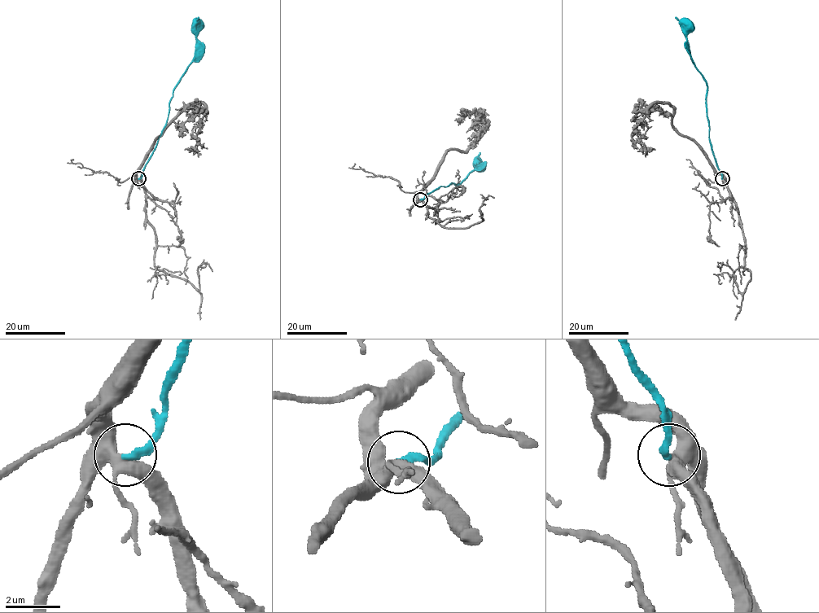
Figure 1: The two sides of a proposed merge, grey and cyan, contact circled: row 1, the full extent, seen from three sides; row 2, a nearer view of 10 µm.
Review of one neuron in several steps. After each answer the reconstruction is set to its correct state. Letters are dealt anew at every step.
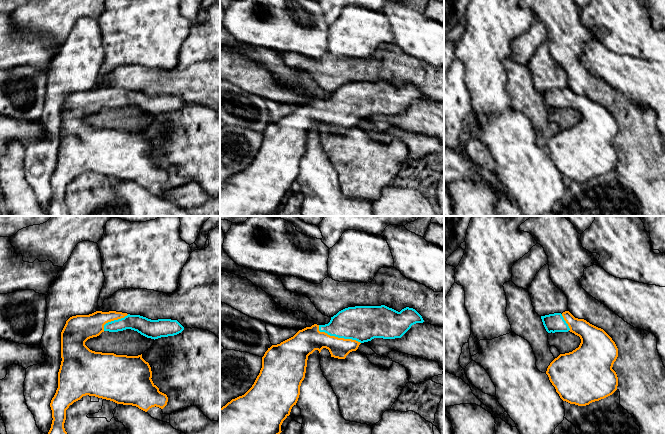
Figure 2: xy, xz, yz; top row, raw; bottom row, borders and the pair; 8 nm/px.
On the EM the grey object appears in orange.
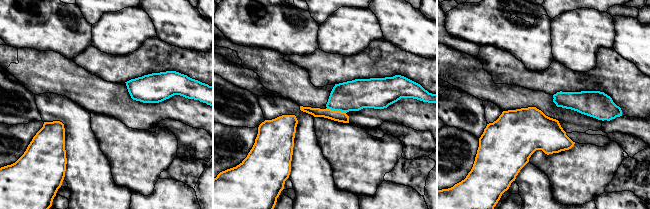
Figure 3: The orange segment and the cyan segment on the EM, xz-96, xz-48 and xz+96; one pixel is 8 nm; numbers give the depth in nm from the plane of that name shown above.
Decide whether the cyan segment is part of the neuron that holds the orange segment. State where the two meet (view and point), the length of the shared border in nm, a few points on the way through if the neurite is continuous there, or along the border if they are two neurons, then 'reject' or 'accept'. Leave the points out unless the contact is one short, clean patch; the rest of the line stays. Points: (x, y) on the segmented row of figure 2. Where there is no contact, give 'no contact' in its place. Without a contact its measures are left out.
meets orange in xz at (337, 337); contact 380 nm long; runs through xz (309, 339), (337, 337), (351, 326), (361, 323); accept

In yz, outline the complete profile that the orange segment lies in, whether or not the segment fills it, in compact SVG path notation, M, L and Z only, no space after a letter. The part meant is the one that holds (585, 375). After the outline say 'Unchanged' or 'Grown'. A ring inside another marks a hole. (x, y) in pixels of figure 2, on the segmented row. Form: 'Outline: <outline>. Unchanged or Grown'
Outline: M565 311L562 314L554 313L541 316L541 319L548 333L570 331L581 339L581 343L578 348L572 352L560 354L547 368L546 374L560 398L570 404L586 406L592 402L599 401L612 395L617 390L618 386L617 374L612 369L613 364L618 357L618 348L612 338L603 329L590 324L584 319L575 318L569 311Z. Grown

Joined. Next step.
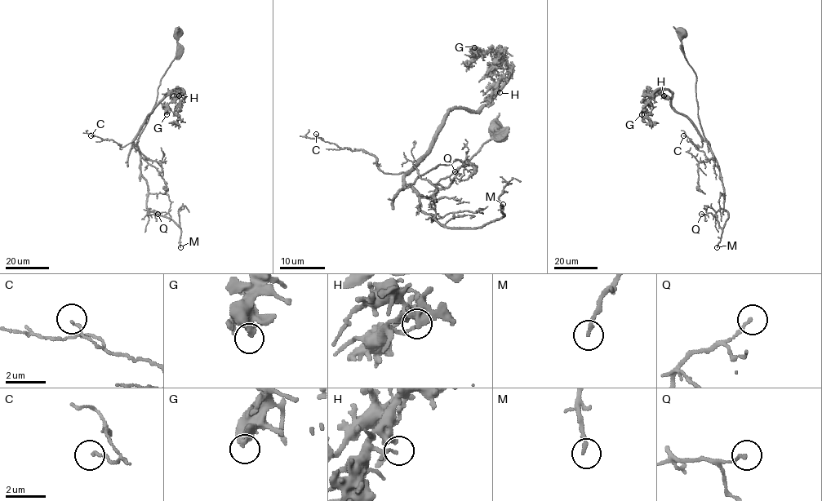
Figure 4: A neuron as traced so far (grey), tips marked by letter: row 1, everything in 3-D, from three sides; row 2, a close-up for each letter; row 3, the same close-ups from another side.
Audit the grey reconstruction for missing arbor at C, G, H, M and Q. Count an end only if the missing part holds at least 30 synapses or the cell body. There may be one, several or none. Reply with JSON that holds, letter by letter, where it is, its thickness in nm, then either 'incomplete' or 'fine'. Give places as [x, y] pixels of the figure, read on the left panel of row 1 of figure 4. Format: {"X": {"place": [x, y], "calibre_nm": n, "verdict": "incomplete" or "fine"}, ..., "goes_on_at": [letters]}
{"C": {"place": [91, 135], "calibre_nm": 100, "verdict": "fine"}, "G": {"place": [166, 114], "calibre_nm": 440, "verdict": "fine"}, "H": {"place": [179, 95], "calibre_nm": 150, "verdict": "fine"}, "M": {"place": [180, 247], "calibre_nm": 190, "verdict": "fine"}, "Q": {"place": [157, 214], "calibre_nm": 160, "verdict": "fine"}, "goes_on_at": []}

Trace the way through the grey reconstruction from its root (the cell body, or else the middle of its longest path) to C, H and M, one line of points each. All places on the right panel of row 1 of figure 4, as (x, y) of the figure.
C: (682, 33), (684, 55), (696, 77), (698, 114), (708, 144), (702, 141), (701, 147), (695, 145), (683, 135)
H: (682, 33), (708, 144), (672, 107), (670, 92), (654, 94), (664, 95)
M: (682, 33), (684, 55), (696, 77), (699, 125), (717, 162), (723, 188), (724, 209), (728, 212), (717, 247)

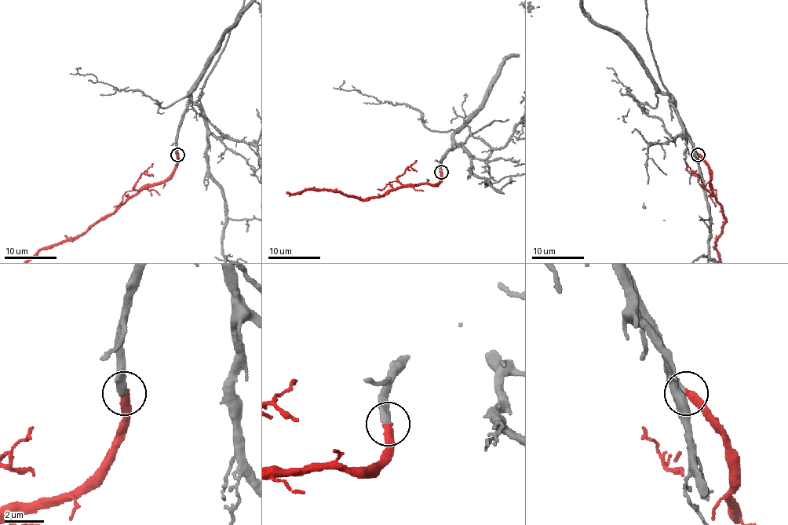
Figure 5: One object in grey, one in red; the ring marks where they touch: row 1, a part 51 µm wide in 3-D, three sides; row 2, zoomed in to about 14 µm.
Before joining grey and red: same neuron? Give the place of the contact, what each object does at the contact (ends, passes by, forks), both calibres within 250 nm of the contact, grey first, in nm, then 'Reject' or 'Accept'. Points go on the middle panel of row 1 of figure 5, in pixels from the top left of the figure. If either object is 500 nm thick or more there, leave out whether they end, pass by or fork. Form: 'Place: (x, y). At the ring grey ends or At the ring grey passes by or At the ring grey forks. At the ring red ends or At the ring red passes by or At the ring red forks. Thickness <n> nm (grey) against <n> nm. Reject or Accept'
Place: (441, 172). At the ring grey ends. At the ring red ends. Thickness 360 nm (grey) against 420 nm. Accept

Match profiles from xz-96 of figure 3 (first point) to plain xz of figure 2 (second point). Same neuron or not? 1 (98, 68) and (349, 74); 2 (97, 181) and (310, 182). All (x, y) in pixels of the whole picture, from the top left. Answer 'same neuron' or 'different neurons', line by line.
1: same neuron
2: same neuron

